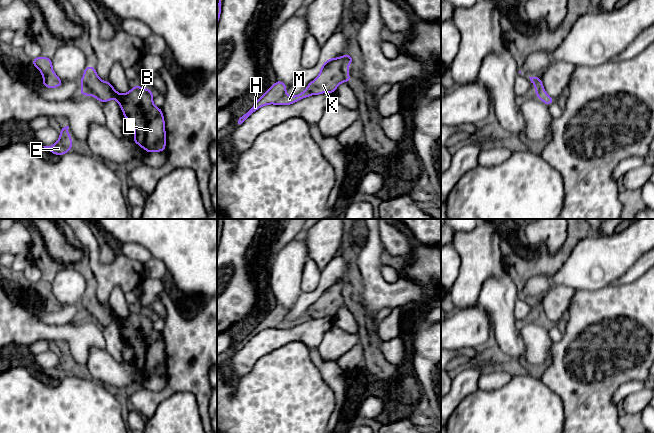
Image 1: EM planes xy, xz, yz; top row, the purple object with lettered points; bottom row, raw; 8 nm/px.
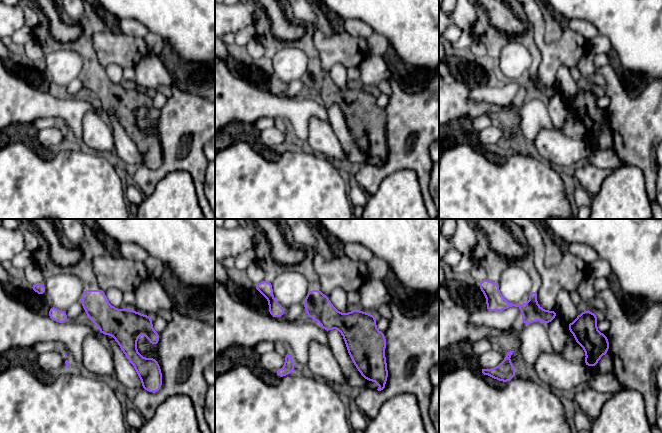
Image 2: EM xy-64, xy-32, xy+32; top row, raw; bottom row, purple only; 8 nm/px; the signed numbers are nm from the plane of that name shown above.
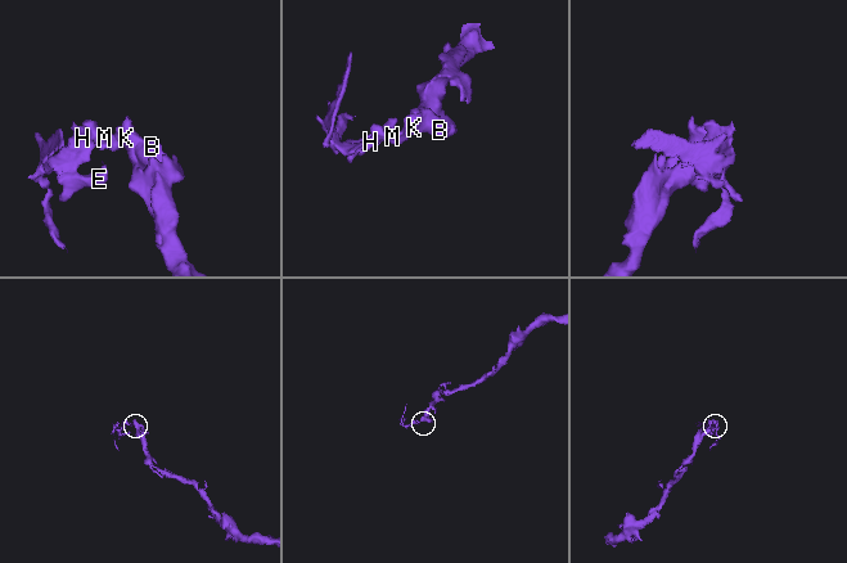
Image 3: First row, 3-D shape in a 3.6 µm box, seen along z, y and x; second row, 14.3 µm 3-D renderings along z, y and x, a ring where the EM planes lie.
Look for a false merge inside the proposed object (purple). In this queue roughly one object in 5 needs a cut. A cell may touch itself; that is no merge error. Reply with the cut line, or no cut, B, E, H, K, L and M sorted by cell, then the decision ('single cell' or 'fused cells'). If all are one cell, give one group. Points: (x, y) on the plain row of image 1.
no cut; B E H K L M; single cell

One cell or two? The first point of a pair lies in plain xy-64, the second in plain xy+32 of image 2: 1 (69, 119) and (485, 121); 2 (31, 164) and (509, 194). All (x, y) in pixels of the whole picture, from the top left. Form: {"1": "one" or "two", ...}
{"1": "two", "2": "one"}

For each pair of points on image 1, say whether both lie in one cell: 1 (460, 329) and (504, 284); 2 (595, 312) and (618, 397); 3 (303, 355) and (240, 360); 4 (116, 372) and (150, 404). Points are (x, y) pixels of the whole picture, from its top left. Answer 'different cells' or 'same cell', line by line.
1: different cells
2: different cells
3: different cells
4: different cells

